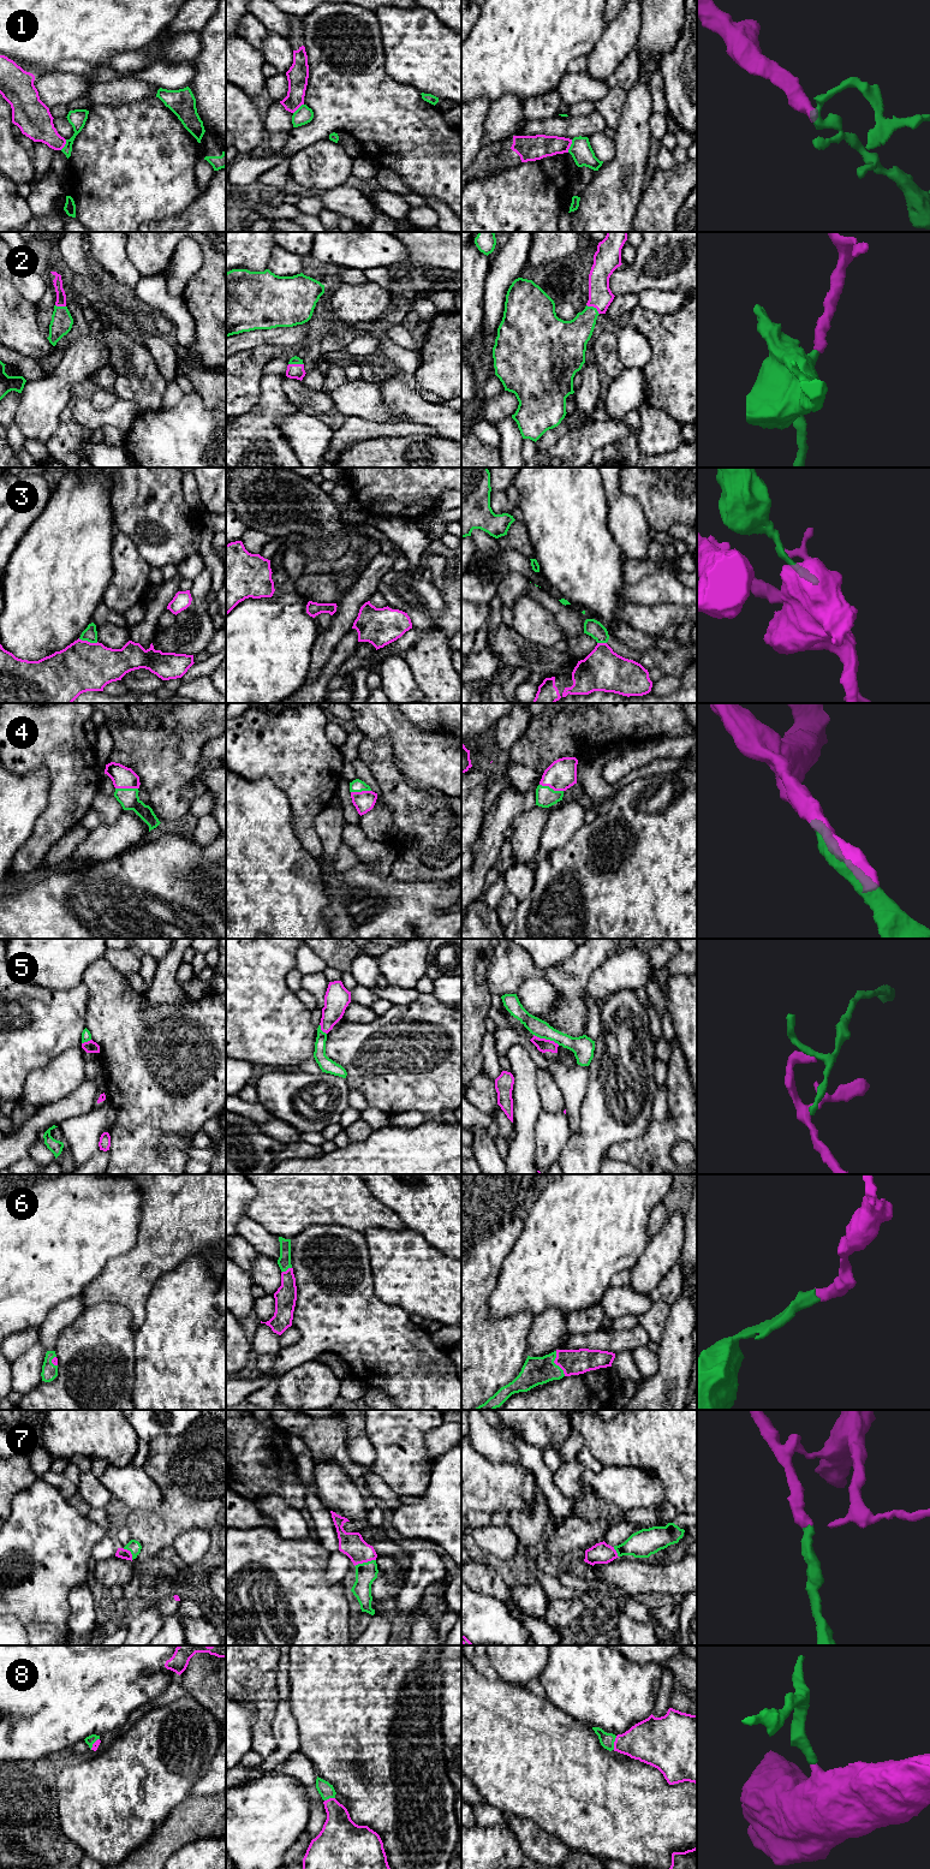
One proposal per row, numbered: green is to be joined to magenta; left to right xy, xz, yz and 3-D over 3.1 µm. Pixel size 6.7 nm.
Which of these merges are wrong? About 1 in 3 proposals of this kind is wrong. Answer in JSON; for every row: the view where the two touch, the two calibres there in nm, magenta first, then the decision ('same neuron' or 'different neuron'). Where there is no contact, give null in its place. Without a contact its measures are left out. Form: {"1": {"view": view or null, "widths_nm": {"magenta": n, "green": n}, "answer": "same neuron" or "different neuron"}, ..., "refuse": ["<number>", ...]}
{"1": {"view": "yz", "widths_nm": {"magenta": 170, "green": 140}, "answer": "different neuron"}, "2": {"view": "xz", "widths_nm": {"magenta": 100, "green": 50}, "answer": "same neuron"}, "3": {"view": "xy", "widths_nm": {"magenta": 340, "green": 90}, "answer": "different neuron"}, "4": {"view": "yz", "widths_nm": {"magenta": 200, "green": 140}, "answer": "same neuron"}, "5": {"view": "yz", "widths_nm": {"magenta": 90, "green": 150}, "answer": "different neuron"}, "6": {"view": "yz", "widths_nm": {"magenta": 180, "green": 190}, "answer": "same neuron"}, "7": {"view": "xz", "widths_nm": {"magenta": 160, "green": 140}, "answer": "same neuron"}, "8": {"view": "yz", "widths_nm": {"magenta": 300, "green": 100}, "answer": "same neuron"}, "refuse": ["1", "3", "5"]}

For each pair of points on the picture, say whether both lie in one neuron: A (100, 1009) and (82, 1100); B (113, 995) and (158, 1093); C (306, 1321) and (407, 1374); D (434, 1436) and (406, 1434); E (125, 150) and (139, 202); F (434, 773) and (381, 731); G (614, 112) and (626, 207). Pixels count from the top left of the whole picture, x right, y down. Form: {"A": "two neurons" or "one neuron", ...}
{"A": "two neurons", "B": "one neuron", "C": "one neuron", "D": "two neurons", "E": "one neuron", "F": "one neuron", "G": "two neurons"}

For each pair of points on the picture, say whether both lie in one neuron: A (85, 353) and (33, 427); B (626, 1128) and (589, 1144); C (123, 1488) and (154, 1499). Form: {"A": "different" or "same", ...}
{"A": "same", "B": "same", "C": "same"}

